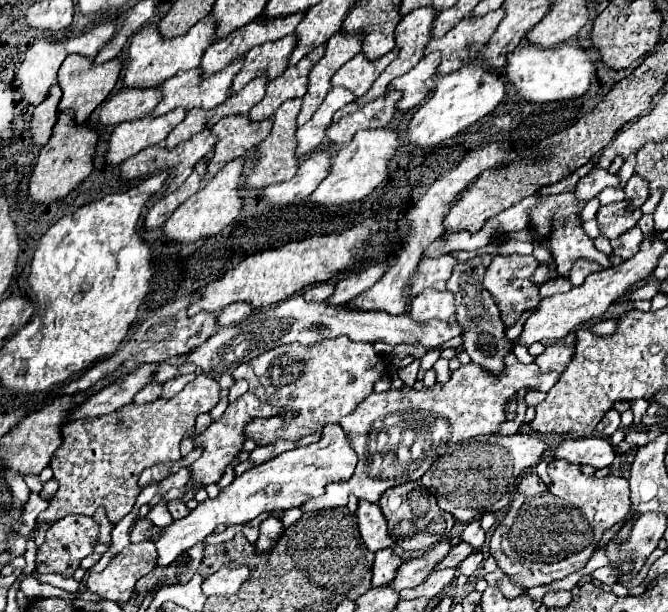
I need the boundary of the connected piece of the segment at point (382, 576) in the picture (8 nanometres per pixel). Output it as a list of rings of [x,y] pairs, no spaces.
[[[392,547],[378,551],[374,567],[372,567],[372,587],[390,583],[390,579],[394,579],[396,571],[398,571],[398,563],[402,563],[402,559],[394,553]]]

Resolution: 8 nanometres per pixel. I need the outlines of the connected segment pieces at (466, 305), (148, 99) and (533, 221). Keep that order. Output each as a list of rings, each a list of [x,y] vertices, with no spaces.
[[[458,263],[458,267],[454,267],[454,275],[448,279],[448,289],[456,297],[456,319],[466,329],[466,335],[462,337],[464,351],[470,355],[472,363],[478,363],[496,375],[504,369],[504,357],[512,351],[512,343],[504,339],[504,323],[494,297],[482,287],[482,277],[478,277],[472,269],[474,267],[468,263]]]
[[[122,87],[114,97],[106,99],[100,107],[100,125],[118,125],[122,121],[132,121],[152,113],[162,101],[158,87]]]
[[[573,192],[542,195],[539,197],[538,202],[530,211],[528,211],[528,219],[530,219],[530,227],[534,229],[534,239],[542,245],[546,245],[546,249],[552,253],[554,257],[554,263],[556,263],[556,269],[562,277],[568,279],[570,275],[570,269],[572,265],[578,261],[578,259],[588,259],[588,261],[596,261],[604,267],[610,267],[612,263],[608,261],[608,257],[604,253],[600,253],[592,239],[584,233],[582,229],[582,219],[580,219],[580,213],[584,209],[586,201],[578,201],[574,197]]]

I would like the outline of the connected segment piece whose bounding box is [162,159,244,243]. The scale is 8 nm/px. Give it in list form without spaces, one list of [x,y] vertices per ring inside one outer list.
[[[234,159],[230,161],[214,179],[210,179],[196,195],[186,199],[166,221],[162,227],[164,233],[176,241],[176,243],[194,243],[198,239],[210,237],[220,233],[228,223],[232,223],[240,209],[242,209],[242,183],[244,183],[244,159]]]

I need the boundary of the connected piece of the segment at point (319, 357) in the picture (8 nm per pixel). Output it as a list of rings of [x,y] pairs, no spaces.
[[[346,337],[324,339],[322,343],[304,347],[300,343],[282,345],[266,351],[234,371],[234,379],[246,379],[250,393],[262,403],[282,407],[286,413],[300,411],[300,415],[284,425],[284,415],[272,419],[254,419],[246,425],[248,439],[256,439],[260,445],[274,443],[276,439],[300,439],[308,433],[322,431],[330,423],[338,423],[344,415],[352,413],[370,393],[374,383],[386,371],[386,363],[376,355],[370,343],[352,343]]]

